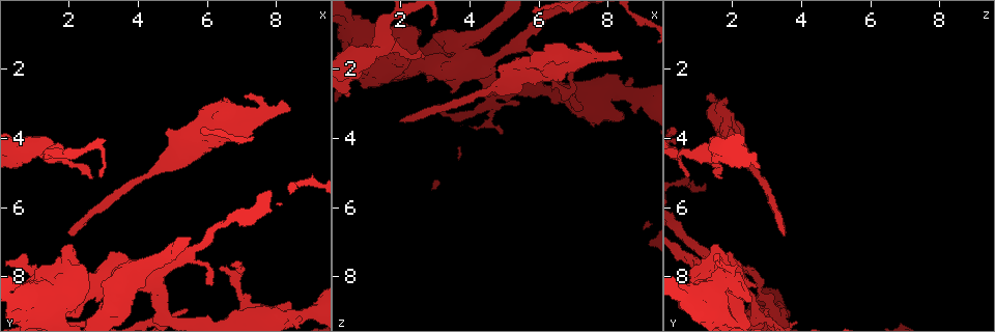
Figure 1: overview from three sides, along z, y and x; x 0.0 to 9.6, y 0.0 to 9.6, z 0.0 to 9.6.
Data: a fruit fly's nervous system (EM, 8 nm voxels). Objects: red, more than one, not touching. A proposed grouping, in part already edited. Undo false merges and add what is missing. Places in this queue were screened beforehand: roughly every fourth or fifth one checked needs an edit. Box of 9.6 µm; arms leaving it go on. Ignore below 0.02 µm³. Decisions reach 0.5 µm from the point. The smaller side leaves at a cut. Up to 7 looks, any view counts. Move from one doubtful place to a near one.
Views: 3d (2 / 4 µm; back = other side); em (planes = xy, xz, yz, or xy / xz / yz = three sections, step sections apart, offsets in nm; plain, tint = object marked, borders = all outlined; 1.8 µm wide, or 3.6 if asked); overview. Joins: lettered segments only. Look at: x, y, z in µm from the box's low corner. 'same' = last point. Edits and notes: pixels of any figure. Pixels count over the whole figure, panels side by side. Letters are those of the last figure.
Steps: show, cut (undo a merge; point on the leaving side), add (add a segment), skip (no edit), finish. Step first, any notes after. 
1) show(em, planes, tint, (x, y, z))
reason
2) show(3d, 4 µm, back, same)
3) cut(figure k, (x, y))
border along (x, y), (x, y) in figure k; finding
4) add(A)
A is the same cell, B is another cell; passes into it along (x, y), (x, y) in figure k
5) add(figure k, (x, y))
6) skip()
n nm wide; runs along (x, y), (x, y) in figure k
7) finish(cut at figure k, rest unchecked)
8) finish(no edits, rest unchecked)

show(em, planes, borders, (2.65, 5.10, 1.70))
free end

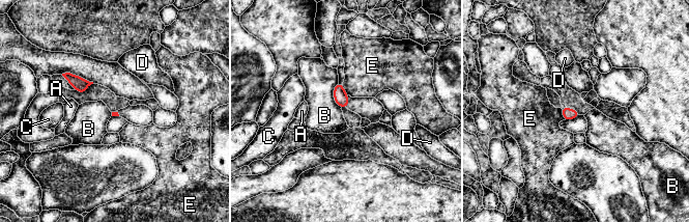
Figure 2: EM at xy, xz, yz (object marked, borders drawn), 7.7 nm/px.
skip()
A, B, C, D and E are other cells; border along (338, 81), (334, 100), (341, 107) in figure 2; none of them fits

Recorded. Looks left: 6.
show(em, 3.6 µm, planes, borders, (3.95, 7.70, 1.10))
sudden change in width

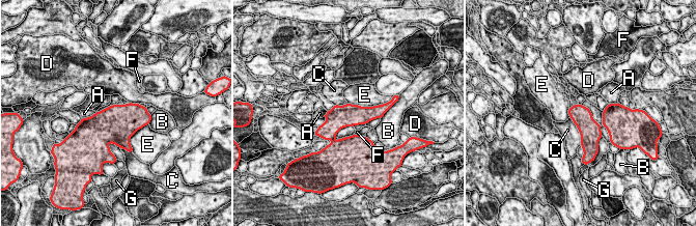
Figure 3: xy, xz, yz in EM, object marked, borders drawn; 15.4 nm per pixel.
skip()
300 nm wide; A, B, C, D, E, F and G are other cells; border along (569, 116), (580, 134), (581, 145) in figure 3; all the same neuron

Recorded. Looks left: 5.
show(em, 3.6 µm, xy, step 4, tint, (4.70, 9.05, 2.70))
four arms meet

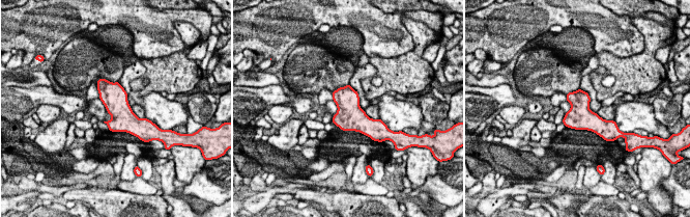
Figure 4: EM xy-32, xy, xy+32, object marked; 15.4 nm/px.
show(em, 3.6 µm, planes, tint, same)

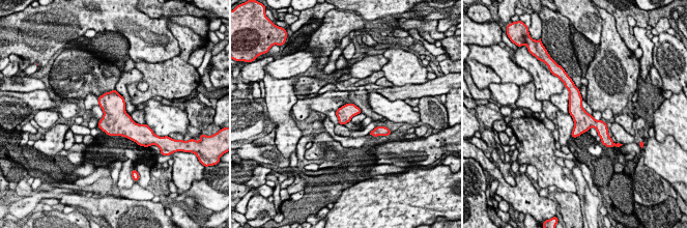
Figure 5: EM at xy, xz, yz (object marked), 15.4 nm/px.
show(em, 3.6 µm, planes, borders, same)

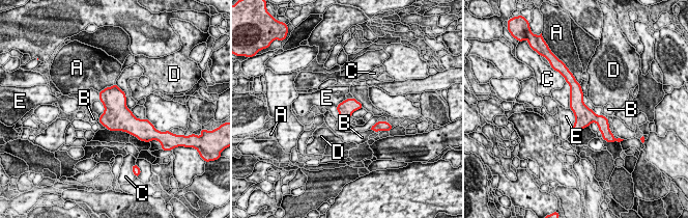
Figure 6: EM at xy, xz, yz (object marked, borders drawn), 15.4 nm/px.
skip()
A, B, C, D and E are other cells; border along (570, 108), (574, 115), (573, 132) in figure 6; continuous, no second neuron

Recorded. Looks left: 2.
finish(no edits, rest unchecked)

